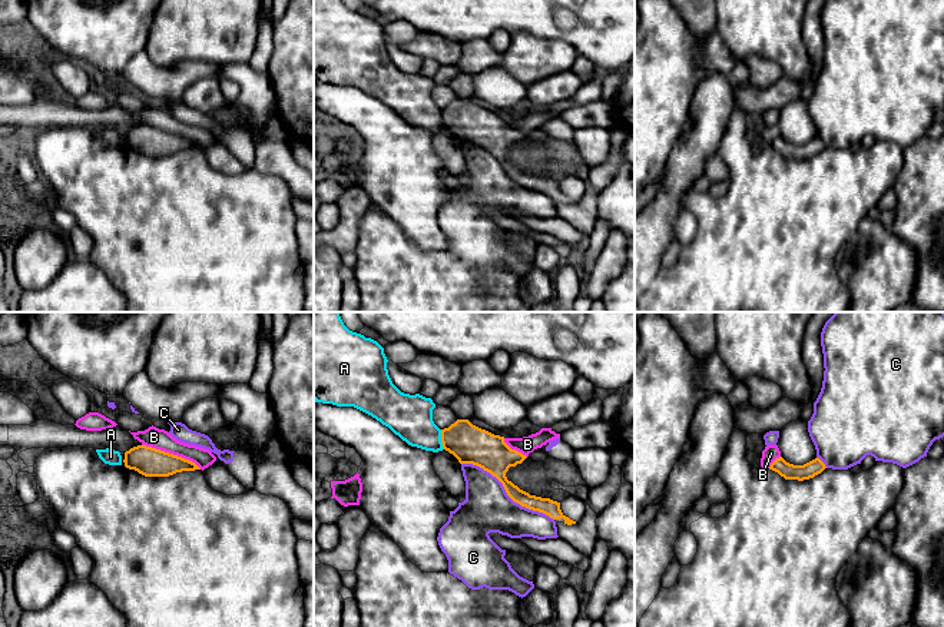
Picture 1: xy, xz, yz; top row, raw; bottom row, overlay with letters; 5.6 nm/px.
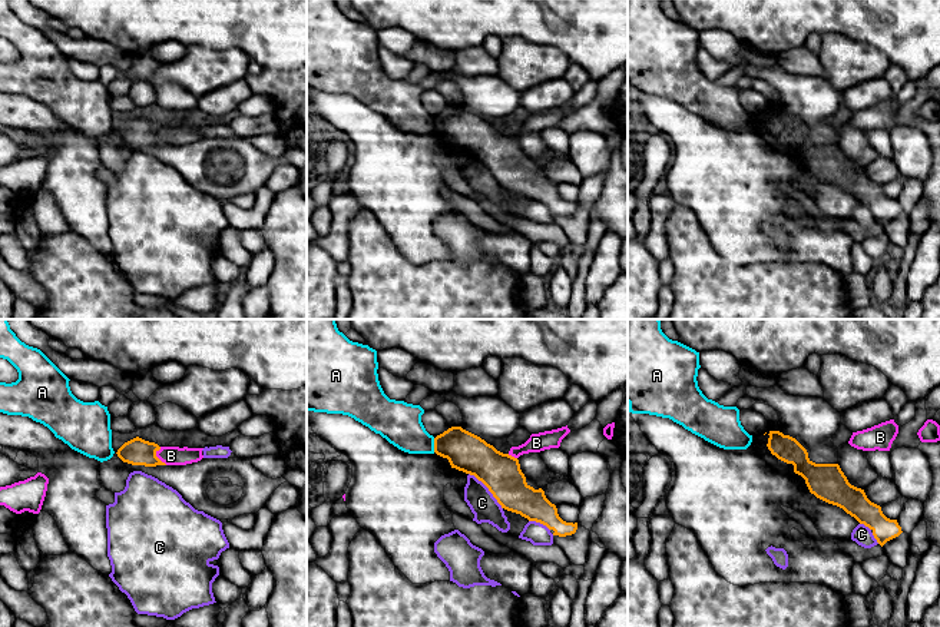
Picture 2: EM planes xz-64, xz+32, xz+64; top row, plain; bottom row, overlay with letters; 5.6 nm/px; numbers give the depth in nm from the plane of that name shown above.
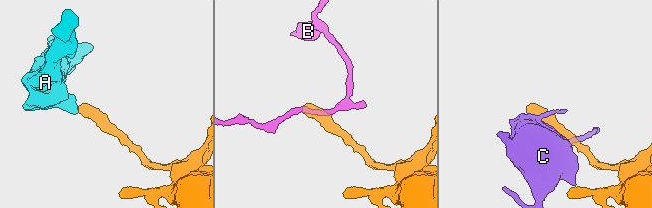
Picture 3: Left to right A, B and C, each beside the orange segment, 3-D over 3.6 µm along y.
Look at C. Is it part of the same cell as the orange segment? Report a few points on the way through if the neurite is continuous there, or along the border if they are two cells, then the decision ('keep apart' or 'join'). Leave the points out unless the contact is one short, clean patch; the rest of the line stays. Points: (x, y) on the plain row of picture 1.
keep apart

